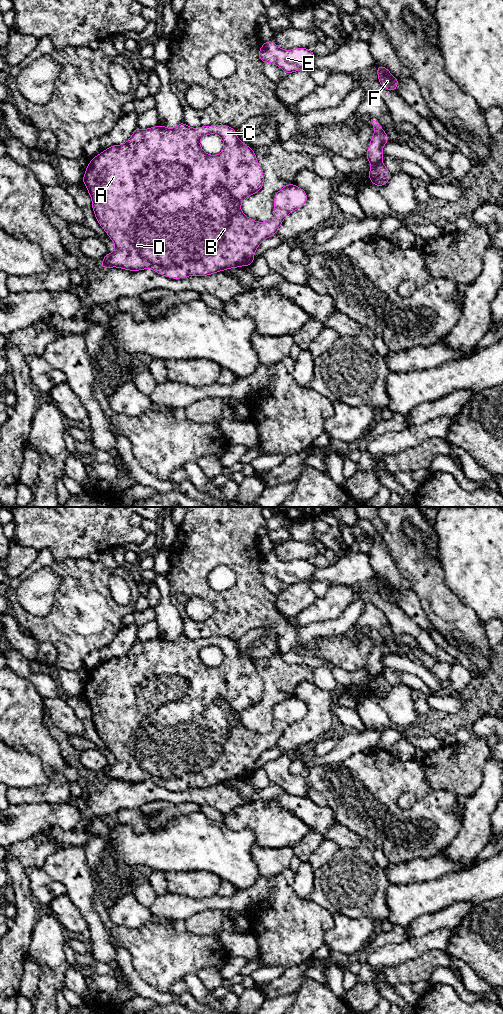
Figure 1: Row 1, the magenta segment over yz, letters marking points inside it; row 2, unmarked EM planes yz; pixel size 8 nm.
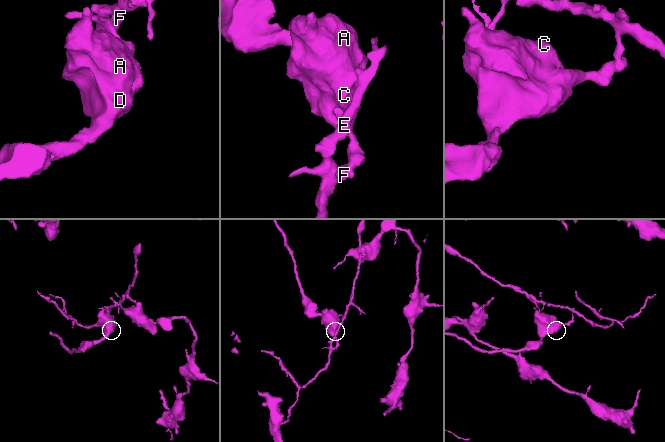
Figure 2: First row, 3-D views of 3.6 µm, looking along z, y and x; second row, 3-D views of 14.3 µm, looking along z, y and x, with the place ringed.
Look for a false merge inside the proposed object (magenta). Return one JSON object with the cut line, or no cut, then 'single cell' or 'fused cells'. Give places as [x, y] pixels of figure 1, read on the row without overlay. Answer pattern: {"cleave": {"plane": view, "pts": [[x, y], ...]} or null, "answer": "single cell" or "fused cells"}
{"cleave": {"plane": "yz", "pts": [[381, 673], [371, 677]]}, "answer": "fused cells"}

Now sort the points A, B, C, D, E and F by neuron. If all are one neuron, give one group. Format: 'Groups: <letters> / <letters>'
Groups: A B C D / E F

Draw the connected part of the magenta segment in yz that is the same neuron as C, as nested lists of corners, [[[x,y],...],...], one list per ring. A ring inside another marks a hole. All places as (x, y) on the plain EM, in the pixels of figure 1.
[[[181,634],[175,640],[167,640],[162,637],[140,641],[136,639],[129,652],[121,657],[113,657],[96,669],[91,670],[86,679],[82,694],[85,696],[92,712],[92,721],[99,737],[104,741],[107,747],[115,756],[115,762],[103,769],[100,777],[104,780],[117,779],[129,783],[140,783],[152,781],[160,787],[172,791],[180,791],[188,788],[208,788],[223,782],[237,780],[241,778],[250,778],[255,772],[254,765],[264,751],[275,747],[284,733],[284,730],[291,724],[298,722],[305,717],[307,705],[295,696],[287,696],[274,708],[274,726],[266,734],[258,734],[245,728],[241,723],[241,715],[247,709],[260,703],[264,696],[264,688],[261,678],[259,677],[255,664],[248,657],[244,656],[236,647],[235,641],[227,637],[201,638],[191,640],[184,634]],[[217,646],[224,655],[224,660],[220,666],[210,667],[205,665],[201,658],[200,652],[203,648]]]

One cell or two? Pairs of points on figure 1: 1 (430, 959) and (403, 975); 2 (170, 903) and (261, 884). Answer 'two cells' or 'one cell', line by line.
1: one cell
2: one cell

